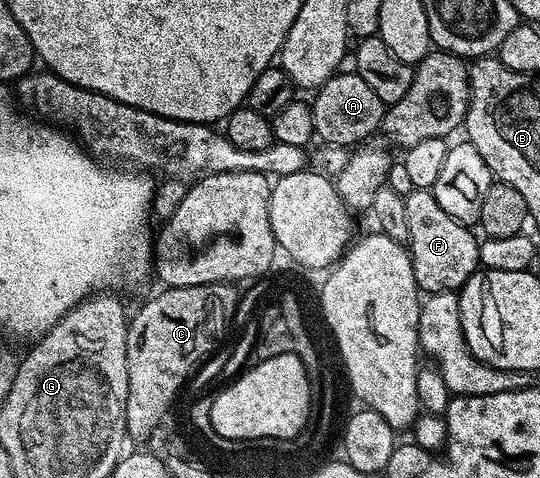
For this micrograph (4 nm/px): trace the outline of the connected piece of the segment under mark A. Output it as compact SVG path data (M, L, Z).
M335 73L315 92L311 100L314 117L315 138L328 145L351 148L365 142L367 135L377 134L384 119L386 104L362 81L358 74L341 75Z

